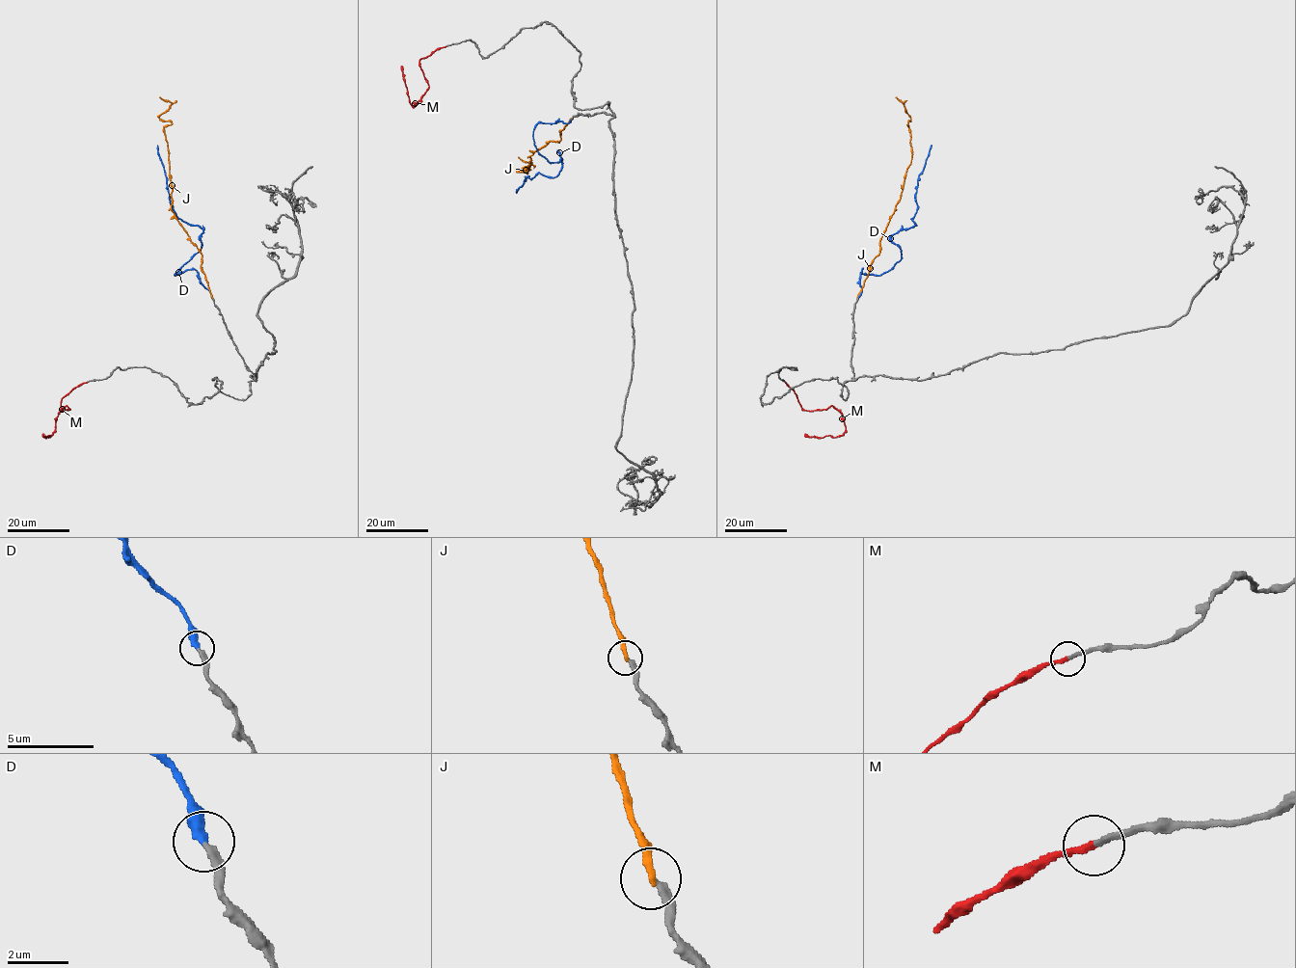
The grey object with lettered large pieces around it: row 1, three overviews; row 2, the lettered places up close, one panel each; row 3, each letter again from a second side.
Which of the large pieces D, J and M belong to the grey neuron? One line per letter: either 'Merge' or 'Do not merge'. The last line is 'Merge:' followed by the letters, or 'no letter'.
D: Merge
J: Do not merge
M: Merge
Merge: D, M

